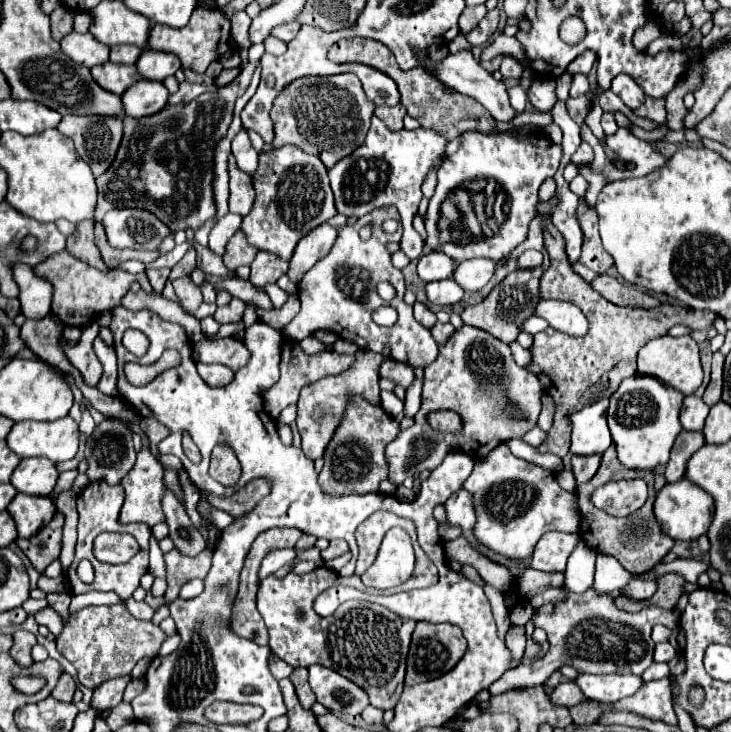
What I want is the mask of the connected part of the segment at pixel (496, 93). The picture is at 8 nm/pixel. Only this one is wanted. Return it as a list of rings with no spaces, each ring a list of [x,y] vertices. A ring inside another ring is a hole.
[[[458,52],[458,54],[448,54],[442,62],[434,62],[430,58],[424,58],[424,64],[422,64],[426,70],[428,68],[436,68],[436,74],[440,76],[440,80],[444,80],[444,84],[452,86],[456,92],[460,94],[466,94],[466,96],[472,96],[476,98],[492,116],[494,120],[498,122],[510,122],[518,116],[518,112],[510,106],[510,100],[508,100],[508,92],[506,92],[506,84],[502,80],[496,80],[492,74],[488,74],[480,64],[478,60],[474,60],[472,52]]]

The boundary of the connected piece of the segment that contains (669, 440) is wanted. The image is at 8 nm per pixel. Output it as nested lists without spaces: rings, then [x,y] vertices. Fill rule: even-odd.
[[[634,374],[622,380],[620,388],[610,398],[606,416],[620,464],[630,470],[654,470],[658,464],[668,462],[670,448],[682,430],[678,422],[682,398],[684,396],[672,386],[652,380],[652,376]]]

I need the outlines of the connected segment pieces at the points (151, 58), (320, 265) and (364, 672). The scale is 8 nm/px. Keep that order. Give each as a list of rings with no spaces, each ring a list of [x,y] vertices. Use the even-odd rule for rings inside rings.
[[[146,50],[146,52],[140,54],[140,60],[136,62],[136,68],[138,68],[142,78],[162,82],[164,78],[172,76],[180,68],[180,60],[174,54]]]
[[[382,206],[366,216],[358,218],[354,224],[344,226],[338,232],[338,238],[330,250],[328,256],[318,260],[300,280],[298,288],[298,298],[300,298],[301,307],[297,316],[282,330],[287,339],[300,341],[306,336],[310,336],[316,330],[330,330],[338,338],[350,340],[358,344],[358,348],[366,348],[372,352],[388,354],[392,360],[406,362],[412,368],[426,368],[430,366],[436,356],[438,356],[438,346],[432,340],[432,334],[426,328],[420,328],[412,316],[412,306],[406,306],[402,296],[406,292],[404,286],[404,276],[400,270],[392,268],[390,264],[390,254],[386,250],[386,242],[400,240],[400,230],[394,234],[386,234],[382,230],[382,222],[386,218],[394,218],[400,222],[398,210],[394,206]],[[366,222],[374,222],[374,232],[368,240],[362,240],[358,236],[360,228]],[[380,282],[390,282],[396,288],[396,296],[390,300],[390,306],[398,310],[398,320],[394,326],[384,328],[374,324],[372,320],[372,310],[384,304],[384,300],[378,296],[376,286]]]
[[[374,512],[368,520],[364,520],[358,526],[358,530],[355,532],[359,556],[352,576],[340,576],[322,566],[304,576],[288,574],[282,580],[266,578],[260,582],[260,590],[258,590],[258,610],[268,626],[270,650],[278,658],[282,658],[284,662],[288,662],[294,668],[298,668],[298,666],[306,668],[310,664],[320,664],[320,666],[332,668],[340,676],[358,684],[368,694],[370,704],[376,708],[382,708],[382,710],[394,708],[400,698],[400,692],[404,686],[408,644],[410,644],[410,636],[412,636],[416,622],[408,620],[408,618],[400,618],[394,612],[390,612],[382,606],[376,606],[372,602],[358,602],[358,600],[342,604],[342,608],[338,608],[336,614],[332,614],[328,618],[320,618],[314,612],[312,604],[320,592],[324,592],[328,586],[334,586],[335,583],[358,588],[362,592],[378,594],[378,590],[364,588],[360,578],[370,566],[370,562],[376,558],[378,546],[384,538],[384,532],[388,532],[392,526],[400,526],[400,528],[408,530],[408,534],[412,536],[414,552],[416,552],[416,568],[414,568],[414,574],[410,576],[410,580],[404,584],[404,590],[425,588],[436,584],[438,570],[432,564],[432,560],[424,554],[424,550],[418,546],[414,524],[410,520],[398,518],[392,512]],[[296,610],[304,612],[302,620],[296,618]]]

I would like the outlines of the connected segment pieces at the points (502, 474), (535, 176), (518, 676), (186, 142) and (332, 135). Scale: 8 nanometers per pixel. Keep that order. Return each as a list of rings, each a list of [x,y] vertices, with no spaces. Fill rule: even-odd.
[[[504,444],[496,446],[486,458],[476,460],[474,470],[462,488],[472,494],[476,540],[508,560],[530,558],[544,532],[578,532],[580,512],[576,494],[564,492],[550,470],[512,456]]]
[[[464,132],[458,152],[454,152],[452,156],[448,156],[440,164],[438,186],[436,186],[434,196],[430,198],[428,212],[426,212],[426,218],[424,218],[426,232],[428,232],[426,246],[430,246],[434,252],[448,254],[456,264],[460,264],[468,258],[488,258],[488,260],[494,260],[494,262],[504,258],[508,252],[512,252],[526,238],[528,224],[536,216],[538,188],[546,178],[556,174],[558,164],[560,164],[560,156],[562,156],[562,148],[558,144],[550,142],[548,138],[544,138],[540,132],[534,132],[530,136],[530,142],[522,142],[522,140],[510,138],[506,134],[488,136],[488,134]],[[480,176],[494,178],[500,184],[500,188],[504,188],[504,192],[508,192],[510,212],[508,212],[504,224],[500,224],[500,232],[496,232],[496,236],[475,241],[476,243],[456,246],[453,242],[450,242],[450,245],[441,243],[438,238],[438,218],[440,218],[440,204],[442,204],[444,196],[448,196],[452,192],[452,188],[456,188],[456,184],[462,184],[464,180],[476,180]]]
[[[562,586],[562,590],[566,592],[566,598],[554,604],[554,612],[550,616],[538,616],[534,620],[534,624],[544,628],[548,634],[550,642],[548,652],[542,658],[532,660],[530,664],[520,664],[504,672],[504,676],[490,686],[492,696],[512,688],[530,688],[536,684],[544,684],[546,678],[564,664],[574,666],[578,672],[590,674],[606,674],[606,672],[642,674],[654,662],[652,660],[654,642],[650,638],[652,626],[654,624],[678,626],[680,622],[678,612],[662,610],[656,606],[648,606],[638,614],[622,612],[616,608],[614,598],[610,594],[598,594],[594,588],[588,588],[582,594],[570,592],[566,586]]]
[[[248,62],[234,82],[230,82],[228,86],[218,88],[216,92],[204,92],[204,94],[200,94],[198,98],[194,98],[192,102],[188,102],[188,104],[176,104],[176,106],[174,106],[174,104],[166,104],[166,108],[162,108],[160,112],[156,112],[156,114],[152,114],[152,116],[144,116],[144,118],[124,118],[124,136],[122,136],[120,148],[118,148],[118,152],[116,152],[116,158],[114,158],[114,162],[110,164],[110,168],[108,168],[102,176],[96,178],[96,184],[98,184],[96,220],[100,222],[102,216],[104,216],[108,210],[114,210],[114,208],[142,208],[142,210],[148,210],[148,212],[152,212],[160,222],[164,222],[172,232],[188,230],[188,228],[192,228],[192,230],[196,232],[200,226],[204,226],[204,222],[212,220],[212,218],[216,216],[216,200],[214,200],[214,190],[212,190],[212,182],[214,182],[214,148],[216,148],[216,144],[226,136],[228,124],[232,122],[232,110],[234,110],[236,96],[242,96],[242,94],[244,94],[244,88],[250,84],[250,78],[252,78],[254,68],[256,68],[256,62]]]
[[[336,74],[336,76],[306,76],[294,80],[280,96],[274,100],[270,118],[274,122],[274,148],[284,144],[294,144],[308,154],[320,156],[320,160],[330,168],[336,160],[352,154],[362,142],[370,128],[370,118],[374,104],[364,96],[362,84],[356,74]]]

